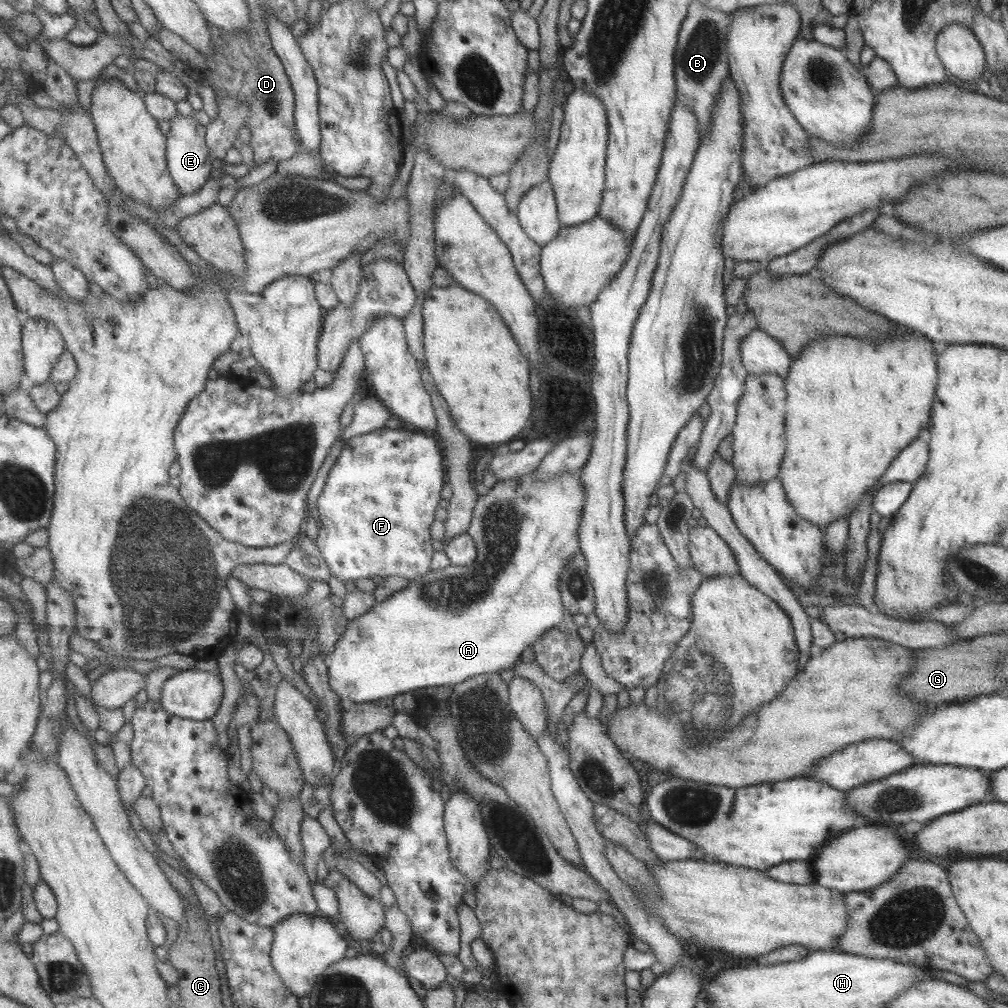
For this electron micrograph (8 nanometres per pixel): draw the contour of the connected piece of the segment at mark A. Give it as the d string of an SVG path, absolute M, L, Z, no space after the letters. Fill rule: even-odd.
M533 473L522 474L513 480L495 481L485 494L479 495L472 508L471 520L466 533L474 540L476 559L469 566L448 565L441 569L430 570L423 577L409 581L404 590L395 592L385 602L379 602L355 620L347 622L347 630L341 640L337 640L335 650L331 652L328 661L329 684L343 700L355 703L371 703L387 696L405 694L416 688L427 686L449 686L463 682L466 678L480 674L499 674L502 670L512 668L520 660L520 654L528 646L541 638L545 631L562 621L564 606L559 592L559 575L568 558L574 552L580 551L578 545L578 530L584 503L584 492L580 483L579 473L561 473L552 479L538 481Z

